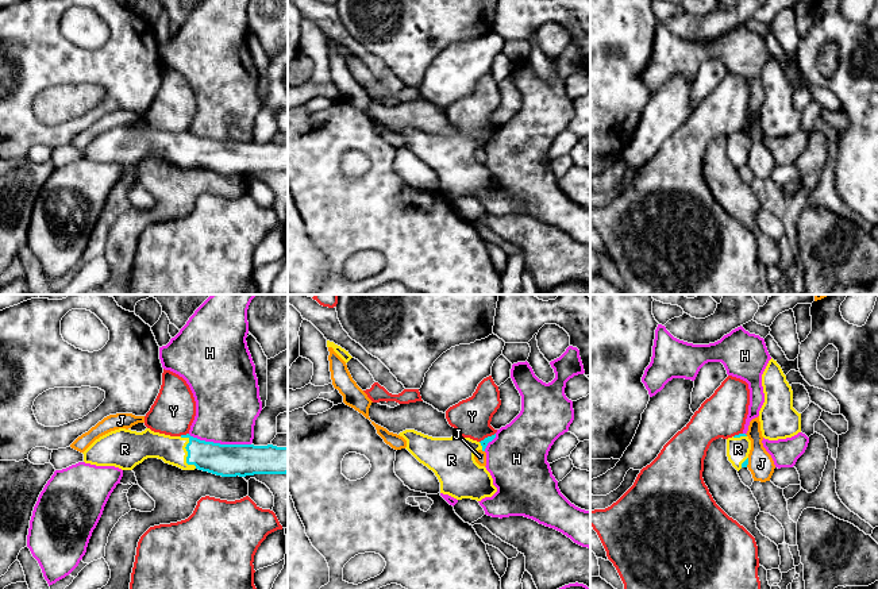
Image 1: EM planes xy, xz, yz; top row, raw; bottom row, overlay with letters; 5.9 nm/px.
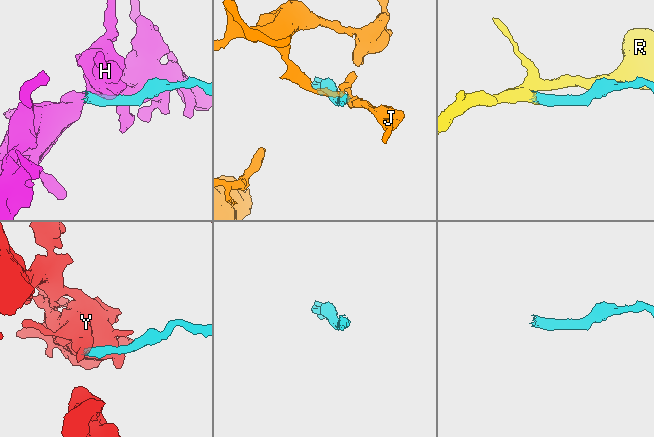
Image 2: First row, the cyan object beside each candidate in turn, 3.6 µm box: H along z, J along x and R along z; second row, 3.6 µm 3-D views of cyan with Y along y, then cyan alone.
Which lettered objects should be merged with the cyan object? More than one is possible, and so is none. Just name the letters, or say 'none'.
R

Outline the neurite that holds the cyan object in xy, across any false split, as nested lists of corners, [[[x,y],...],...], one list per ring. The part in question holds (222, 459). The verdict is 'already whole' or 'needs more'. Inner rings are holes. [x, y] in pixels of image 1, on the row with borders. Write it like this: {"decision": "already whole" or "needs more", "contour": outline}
{"decision": "needs more", "contour": [[[119,428],[96,439],[84,453],[84,462],[96,466],[115,466],[132,470],[147,458],[158,458],[182,470],[203,470],[222,477],[246,477],[254,474],[286,474],[288,447],[273,444],[220,444],[200,440],[189,434],[170,436],[146,428],[142,432]]]}

